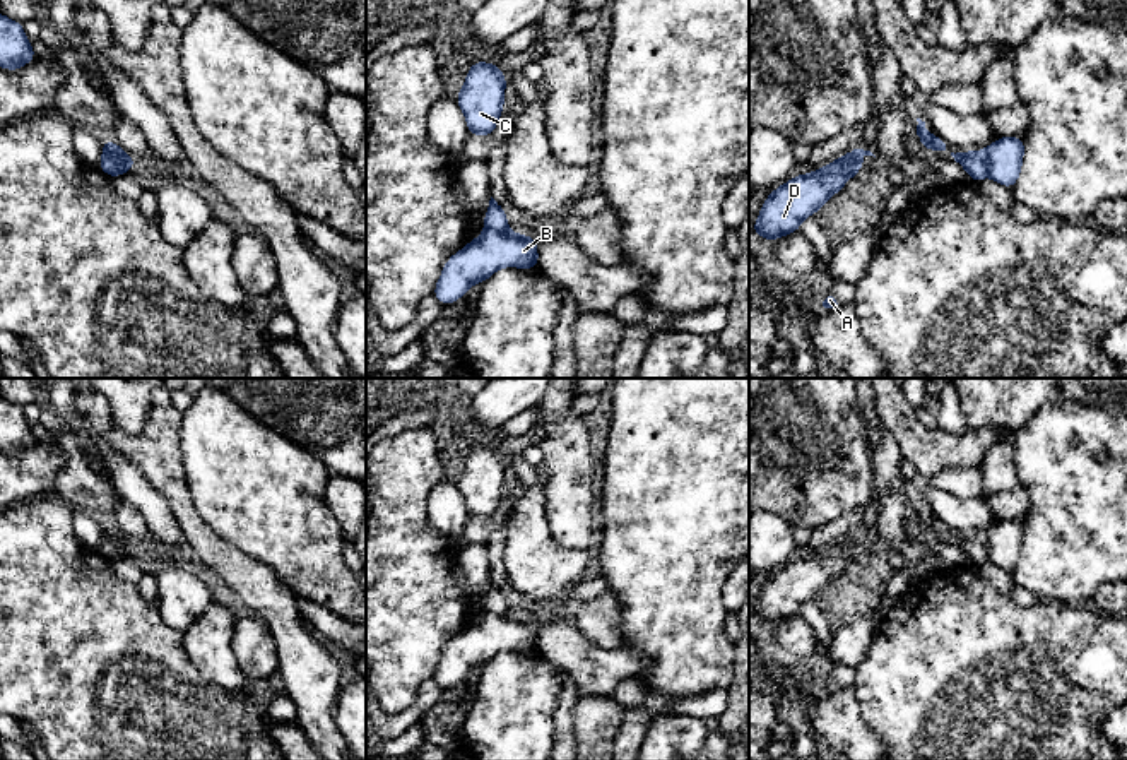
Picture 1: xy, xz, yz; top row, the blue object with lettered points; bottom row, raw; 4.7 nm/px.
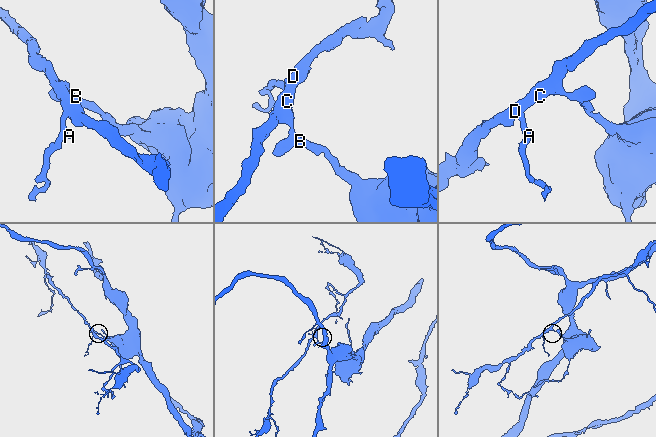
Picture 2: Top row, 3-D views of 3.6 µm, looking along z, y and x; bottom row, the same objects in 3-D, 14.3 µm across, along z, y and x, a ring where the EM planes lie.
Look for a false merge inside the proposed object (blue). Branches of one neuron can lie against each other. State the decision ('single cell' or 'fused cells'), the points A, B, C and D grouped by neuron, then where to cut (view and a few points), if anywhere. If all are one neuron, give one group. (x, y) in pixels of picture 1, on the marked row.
fused cells; groups A C D / B; cut xz (486, 228), (508, 231)

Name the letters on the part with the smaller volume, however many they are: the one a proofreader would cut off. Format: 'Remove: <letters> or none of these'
Remove: A, C, D

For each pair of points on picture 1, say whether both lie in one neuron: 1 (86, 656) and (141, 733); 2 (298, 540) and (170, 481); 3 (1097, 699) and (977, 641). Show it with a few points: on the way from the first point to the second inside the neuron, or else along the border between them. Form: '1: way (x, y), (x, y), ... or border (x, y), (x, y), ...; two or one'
1: way (100, 676), (134, 712); one
2: border (180, 451), (190, 498), (197, 512), (209, 524); two
3: way (1067, 687), (1064, 683), (1020, 683), (1006, 670); one

